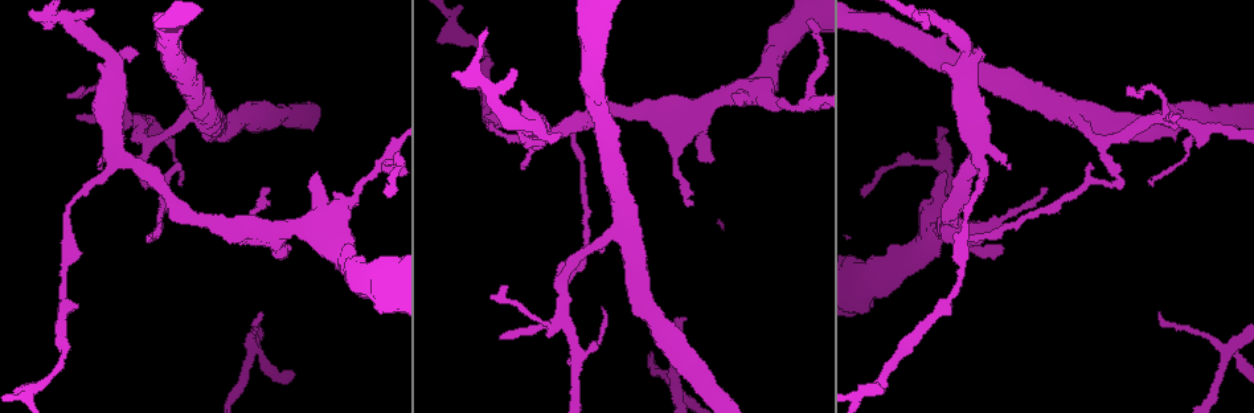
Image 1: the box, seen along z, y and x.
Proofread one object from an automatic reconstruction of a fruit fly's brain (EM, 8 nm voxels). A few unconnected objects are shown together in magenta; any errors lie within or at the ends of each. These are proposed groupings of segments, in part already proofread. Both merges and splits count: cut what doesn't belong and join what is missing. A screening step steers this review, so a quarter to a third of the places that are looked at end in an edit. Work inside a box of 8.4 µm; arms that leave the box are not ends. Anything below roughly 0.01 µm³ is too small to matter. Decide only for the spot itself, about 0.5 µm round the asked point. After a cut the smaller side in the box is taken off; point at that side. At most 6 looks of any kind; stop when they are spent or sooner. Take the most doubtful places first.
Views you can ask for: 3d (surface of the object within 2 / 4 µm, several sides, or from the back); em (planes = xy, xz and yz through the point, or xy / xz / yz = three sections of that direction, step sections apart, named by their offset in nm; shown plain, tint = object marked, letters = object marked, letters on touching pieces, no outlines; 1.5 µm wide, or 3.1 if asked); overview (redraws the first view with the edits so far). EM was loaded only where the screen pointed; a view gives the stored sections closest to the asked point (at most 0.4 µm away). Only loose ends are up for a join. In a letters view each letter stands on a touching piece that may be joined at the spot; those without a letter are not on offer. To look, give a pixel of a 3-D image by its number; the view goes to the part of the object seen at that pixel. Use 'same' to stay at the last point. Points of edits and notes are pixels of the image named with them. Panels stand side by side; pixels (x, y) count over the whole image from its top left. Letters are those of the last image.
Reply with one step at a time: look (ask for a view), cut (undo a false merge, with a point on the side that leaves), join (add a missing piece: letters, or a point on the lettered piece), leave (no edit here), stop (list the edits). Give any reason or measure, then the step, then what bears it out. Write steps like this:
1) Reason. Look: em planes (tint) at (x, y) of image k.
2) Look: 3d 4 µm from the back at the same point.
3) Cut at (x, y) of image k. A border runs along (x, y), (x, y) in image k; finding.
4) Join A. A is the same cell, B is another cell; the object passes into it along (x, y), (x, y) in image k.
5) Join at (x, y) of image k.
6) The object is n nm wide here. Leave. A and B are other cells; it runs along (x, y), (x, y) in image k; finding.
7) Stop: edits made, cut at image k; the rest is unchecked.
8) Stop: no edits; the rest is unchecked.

Free end. Look: em yz step 4 (tint) at (262, 312) of image 1.

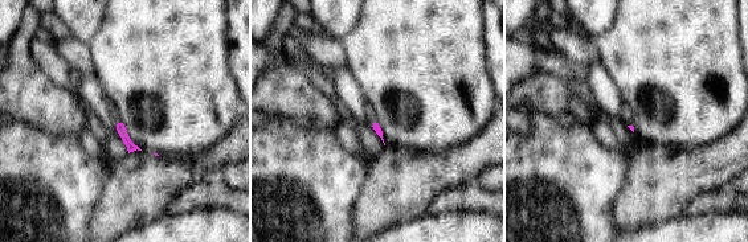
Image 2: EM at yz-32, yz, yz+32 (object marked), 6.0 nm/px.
Another direction. Look: em planes (letters) at the same point.

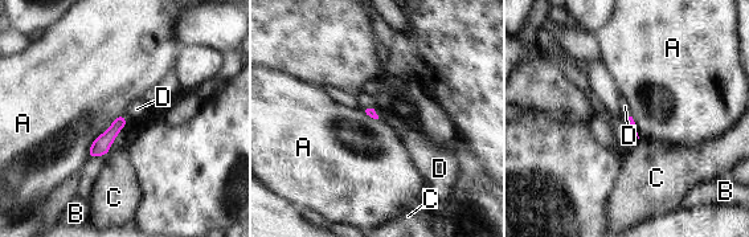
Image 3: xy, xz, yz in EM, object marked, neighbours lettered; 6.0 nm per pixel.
Join D. D is the same cell, A, B and C are other cells; the object passes into it along (629, 119), (626, 115), (625, 106) in image 3; it goes on there.

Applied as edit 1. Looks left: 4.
Look: overview.

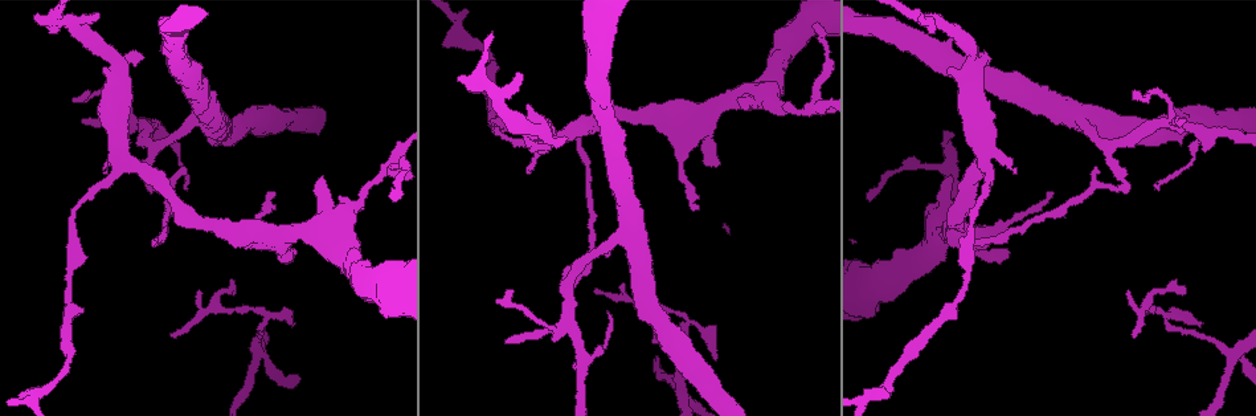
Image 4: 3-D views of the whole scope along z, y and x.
Look: em planes (letters) at (185, 170) of image 4.

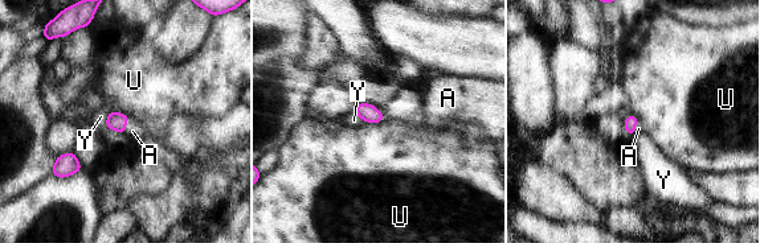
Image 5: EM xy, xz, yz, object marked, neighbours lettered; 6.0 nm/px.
Join A. A is the same cell, U and Y are other cells; the object passes into it along (117, 122), (125, 127), (133, 131) in image 5; the neuron continues.

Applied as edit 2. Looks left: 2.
Calibre changes. Look: 3d 2 µm at (497, 125) of image 4.

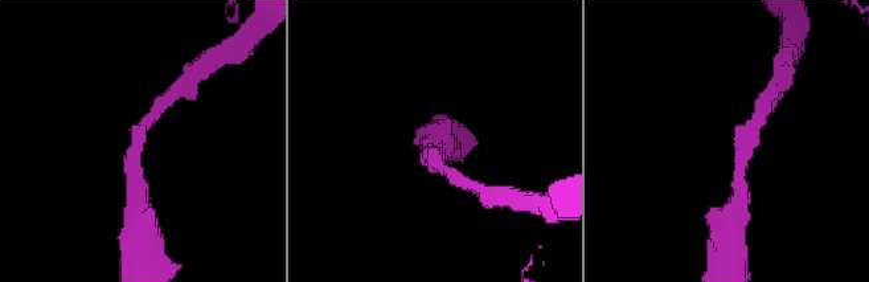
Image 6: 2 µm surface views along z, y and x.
Now the EM. Look: em planes (letters) at (739, 184) of image 6.

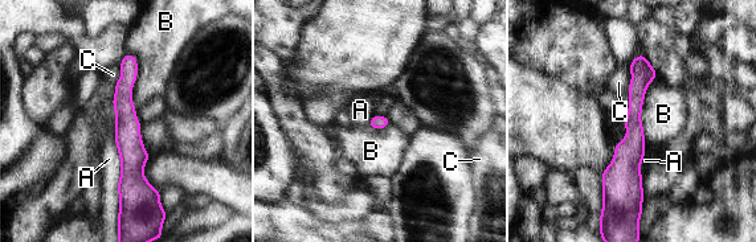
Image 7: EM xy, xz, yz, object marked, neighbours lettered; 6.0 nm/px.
Leave. A, B and C are other cells; it runs along (129, 57), (125, 118), (133, 201) in image 7; continuous, no second neuron.

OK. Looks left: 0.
Stop: edits made, join at image 3, join at image 5; the rest is unchecked.

